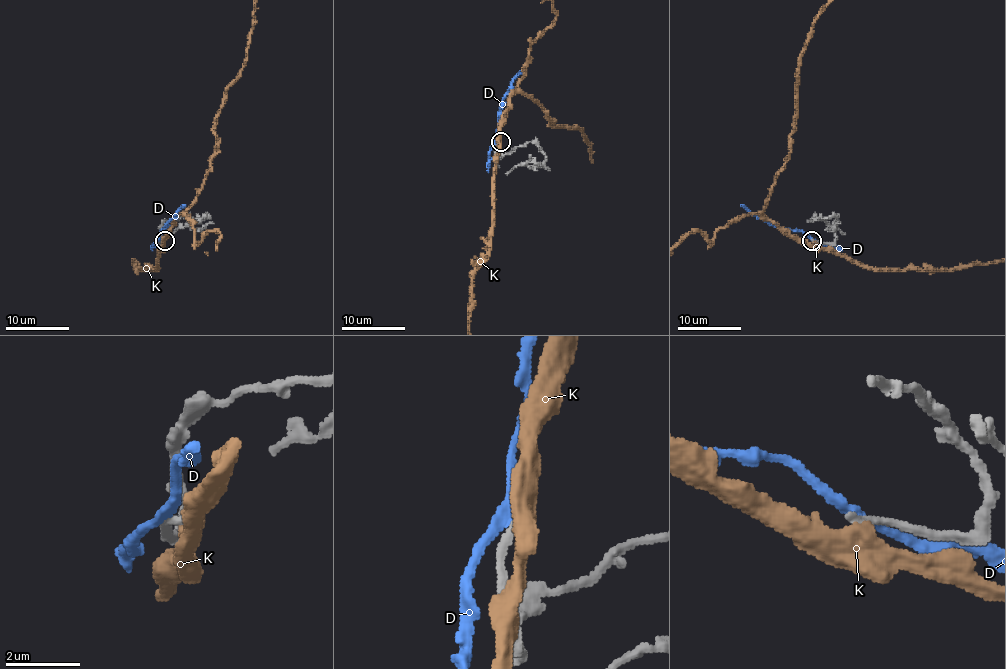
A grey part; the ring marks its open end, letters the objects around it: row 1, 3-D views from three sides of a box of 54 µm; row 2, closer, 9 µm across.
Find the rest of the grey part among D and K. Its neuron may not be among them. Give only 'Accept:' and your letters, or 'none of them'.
Accept: none of them

